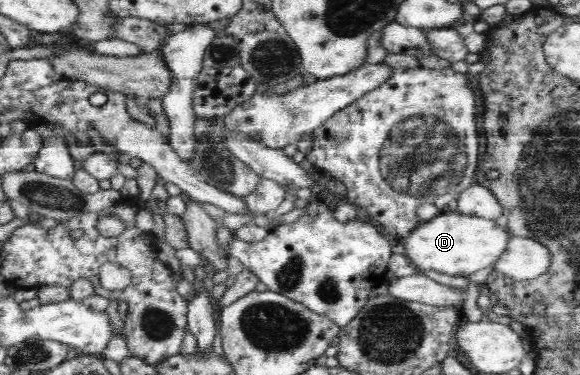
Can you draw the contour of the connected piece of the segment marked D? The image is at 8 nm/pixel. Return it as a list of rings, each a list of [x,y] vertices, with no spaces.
[[[447,210],[440,212],[430,221],[423,222],[420,229],[406,240],[402,250],[421,272],[427,268],[434,268],[439,272],[467,277],[477,270],[495,264],[508,249],[512,238],[508,227],[497,225],[495,218]]]

